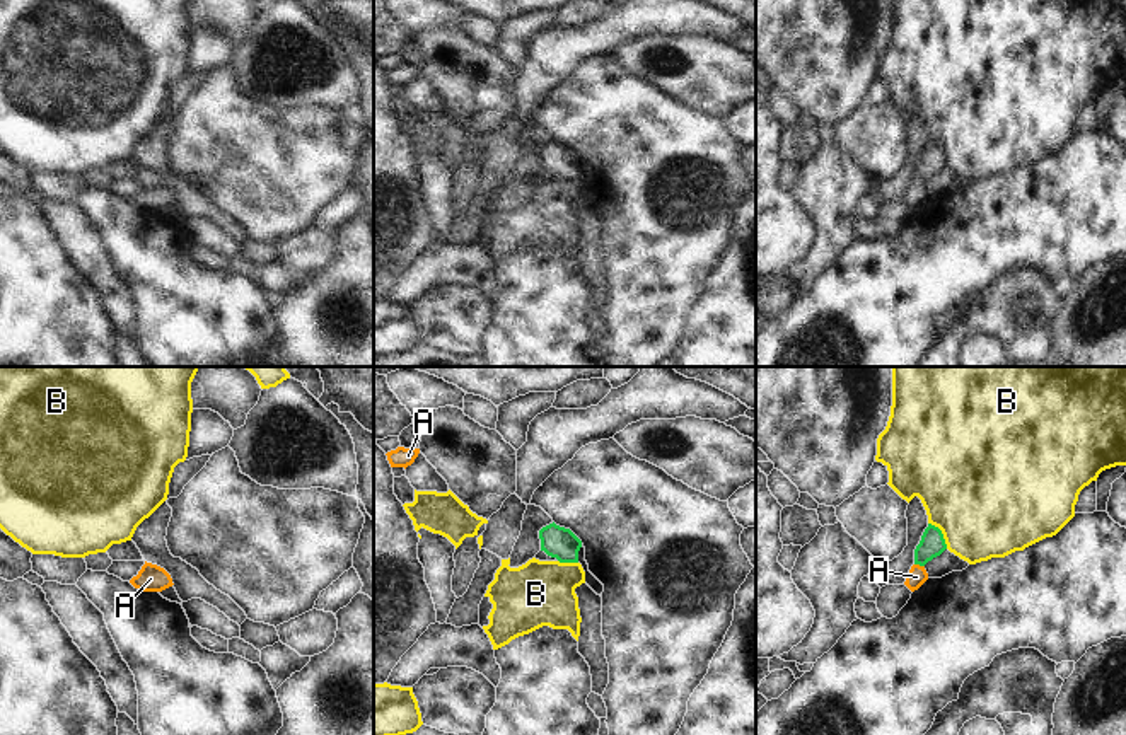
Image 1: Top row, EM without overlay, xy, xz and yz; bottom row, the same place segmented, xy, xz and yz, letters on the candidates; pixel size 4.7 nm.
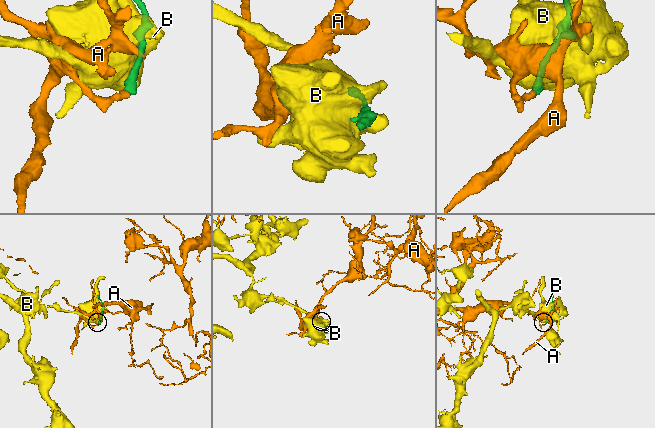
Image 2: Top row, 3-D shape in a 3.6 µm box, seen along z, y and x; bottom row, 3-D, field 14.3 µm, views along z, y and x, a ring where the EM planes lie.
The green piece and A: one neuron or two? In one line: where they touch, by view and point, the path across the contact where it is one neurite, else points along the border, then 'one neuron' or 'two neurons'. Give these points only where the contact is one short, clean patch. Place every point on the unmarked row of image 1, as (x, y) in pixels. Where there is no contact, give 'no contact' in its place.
meets green in yz at (920, 183); runs through yz (932, 162), (923, 171), (920, 183), (917, 195); one neuron

